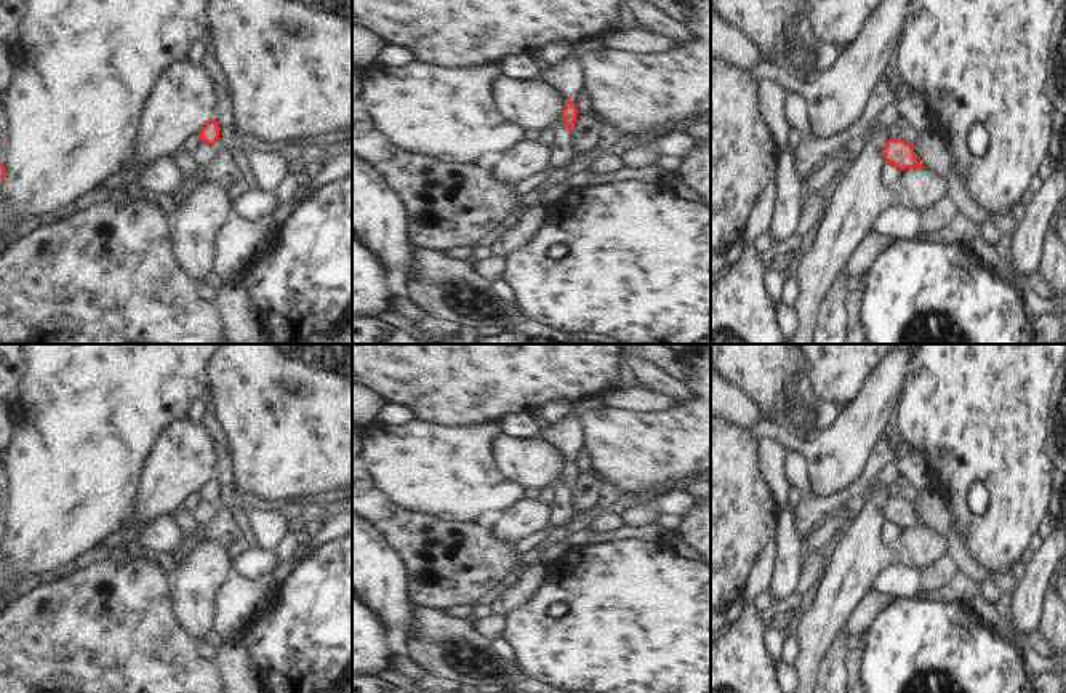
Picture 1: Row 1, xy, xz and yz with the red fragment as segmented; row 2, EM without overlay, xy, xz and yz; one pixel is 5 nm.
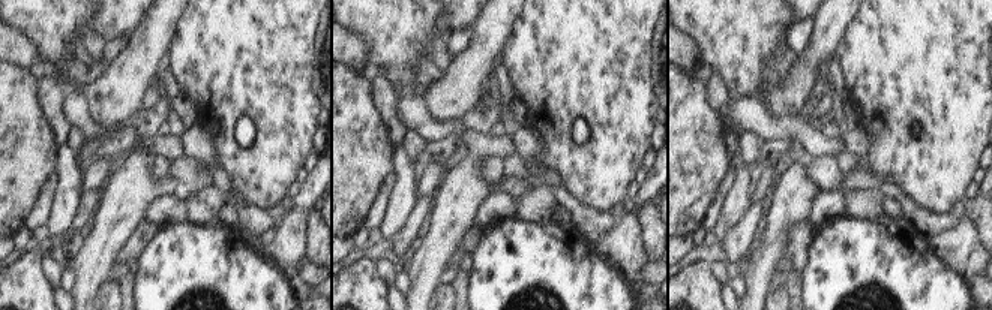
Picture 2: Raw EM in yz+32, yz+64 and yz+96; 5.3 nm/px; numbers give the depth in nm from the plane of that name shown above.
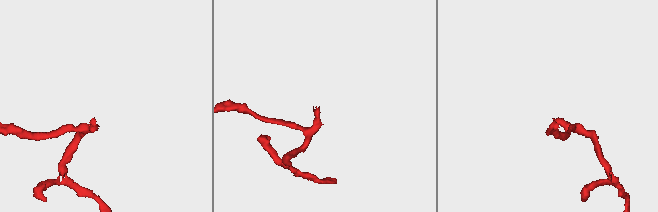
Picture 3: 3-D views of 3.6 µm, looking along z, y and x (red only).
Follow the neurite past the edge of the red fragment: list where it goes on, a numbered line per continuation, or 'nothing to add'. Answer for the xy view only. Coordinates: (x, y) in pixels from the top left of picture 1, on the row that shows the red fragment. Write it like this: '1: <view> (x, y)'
nothing to add

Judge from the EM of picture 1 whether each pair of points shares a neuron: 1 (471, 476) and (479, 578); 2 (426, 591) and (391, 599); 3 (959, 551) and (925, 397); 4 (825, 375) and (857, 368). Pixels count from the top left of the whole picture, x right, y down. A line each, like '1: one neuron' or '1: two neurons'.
1: two neurons
2: two neurons
3: two neurons
4: one neuron

